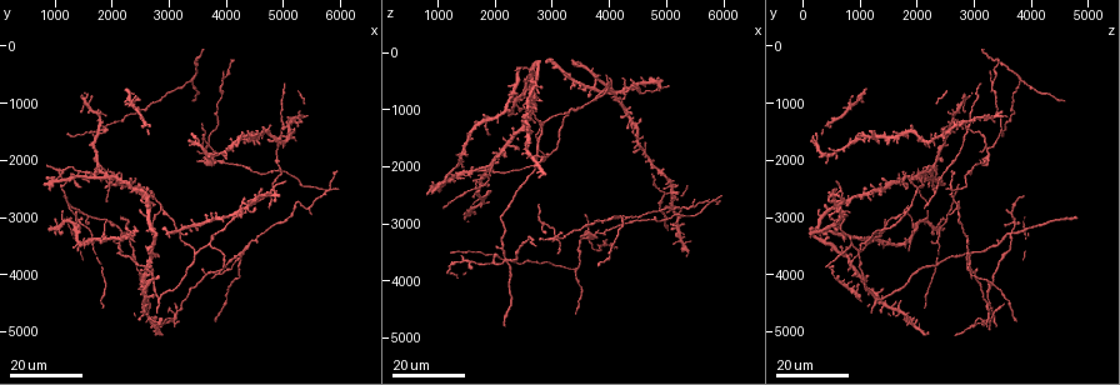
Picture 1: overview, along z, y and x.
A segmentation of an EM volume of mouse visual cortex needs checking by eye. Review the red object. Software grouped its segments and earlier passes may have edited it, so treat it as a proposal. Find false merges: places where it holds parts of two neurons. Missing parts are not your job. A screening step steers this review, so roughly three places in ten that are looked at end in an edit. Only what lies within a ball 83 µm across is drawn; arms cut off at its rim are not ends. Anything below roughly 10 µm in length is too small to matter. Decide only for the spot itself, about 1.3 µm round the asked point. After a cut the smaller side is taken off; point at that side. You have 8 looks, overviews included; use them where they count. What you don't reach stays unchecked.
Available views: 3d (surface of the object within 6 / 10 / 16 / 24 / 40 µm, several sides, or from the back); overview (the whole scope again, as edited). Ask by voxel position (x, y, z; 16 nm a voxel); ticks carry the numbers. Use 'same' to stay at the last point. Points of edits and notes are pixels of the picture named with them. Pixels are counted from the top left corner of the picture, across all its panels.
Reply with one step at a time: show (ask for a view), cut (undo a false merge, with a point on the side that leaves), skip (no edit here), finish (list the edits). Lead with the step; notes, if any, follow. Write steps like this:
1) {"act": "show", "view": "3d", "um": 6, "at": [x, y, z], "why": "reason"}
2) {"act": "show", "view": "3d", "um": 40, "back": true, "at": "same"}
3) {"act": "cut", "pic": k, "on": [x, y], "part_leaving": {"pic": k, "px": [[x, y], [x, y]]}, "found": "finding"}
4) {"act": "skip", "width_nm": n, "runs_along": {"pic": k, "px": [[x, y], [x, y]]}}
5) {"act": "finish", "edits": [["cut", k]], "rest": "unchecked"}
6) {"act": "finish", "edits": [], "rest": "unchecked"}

{"act": "show", "view": "3d", "um": 24, "at": [2600, 3800, 800], "why": "four or more arms meet"}

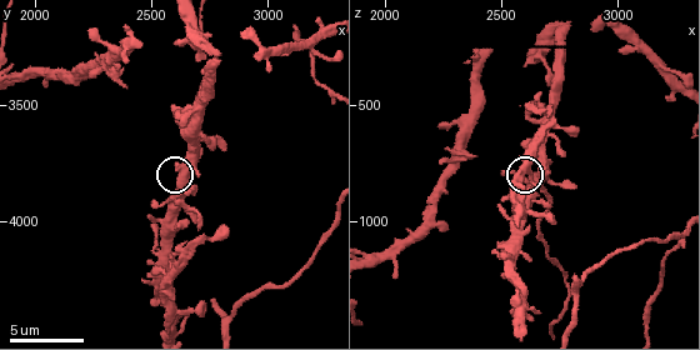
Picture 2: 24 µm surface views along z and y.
{"act": "show", "view": "3d", "um": 6, "at": "same"}

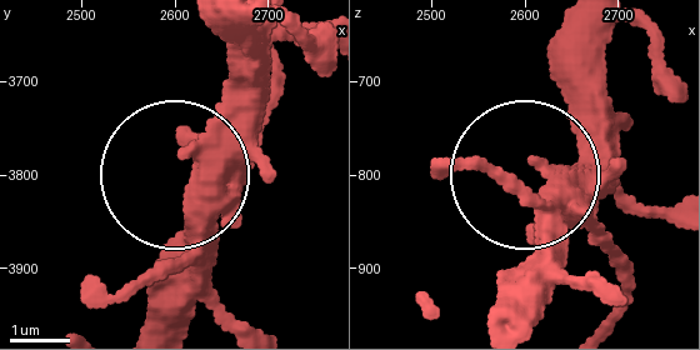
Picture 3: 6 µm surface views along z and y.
{"act": "cut", "pic": 3, "on": [610, 249], "found": "a second neuron is stuck on"}

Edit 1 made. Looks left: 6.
{"act": "show", "view": "3d", "um": 16, "at": [3450, 3650, 1000], "why": "three-way junction"}

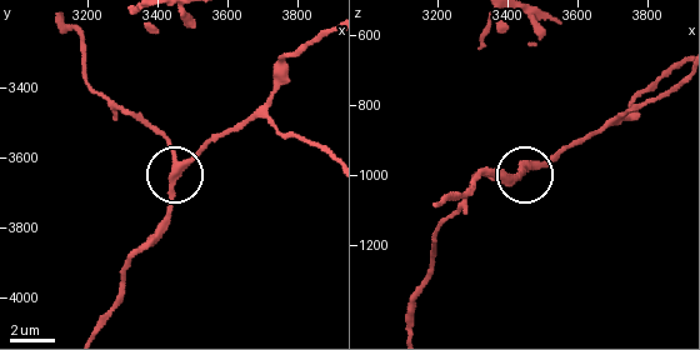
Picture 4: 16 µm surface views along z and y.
{"act": "show", "view": "3d", "um": 10, "at": [3460, 3620, 980]}

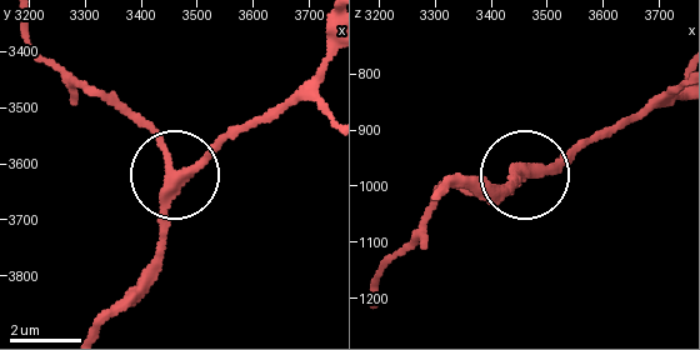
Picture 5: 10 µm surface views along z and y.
{"act": "skip", "width_nm": 290, "runs_along": {"pic": 5, "px": [[100, 321], [149, 268], [166, 186], [231, 128]]}, "found": "all the same neuron"}

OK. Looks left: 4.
{"act": "show", "view": "3d", "um": 24, "at": [2200, 3300, 3650], "why": "looks like a crossing"}

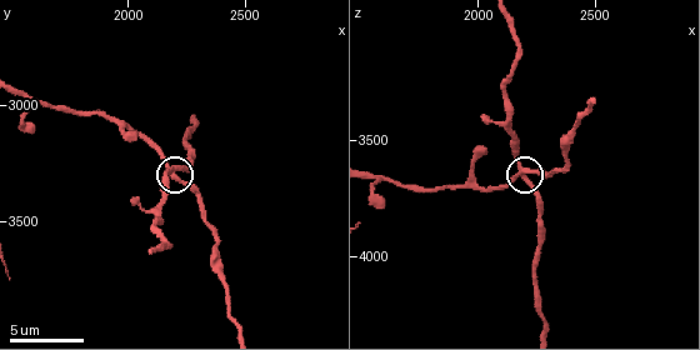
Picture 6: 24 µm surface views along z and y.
{"act": "show", "view": "3d", "um": 6, "at": [2190, 3280, 3640]}

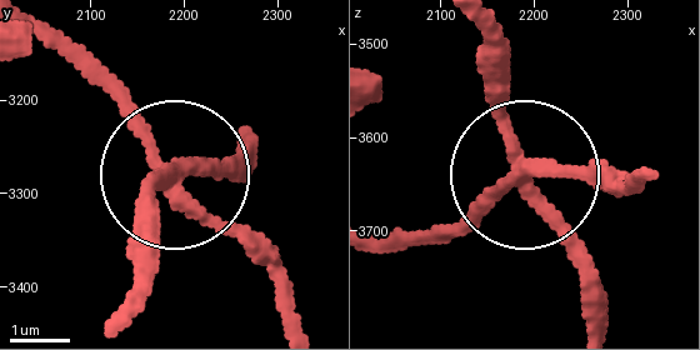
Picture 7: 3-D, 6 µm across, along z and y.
{"act": "cut", "pic": 7, "on": [240, 233], "arms": 4, "part_leaving": {"pic": 7, "px": [[166, 184], [266, 274], [291, 319]]}, "found": "a second neuron is stuck on"}

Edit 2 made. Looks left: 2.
{"act": "show", "view": "3d", "um": 24, "at": [4950, 1500, 2850], "why": "side arm on a straight run"}

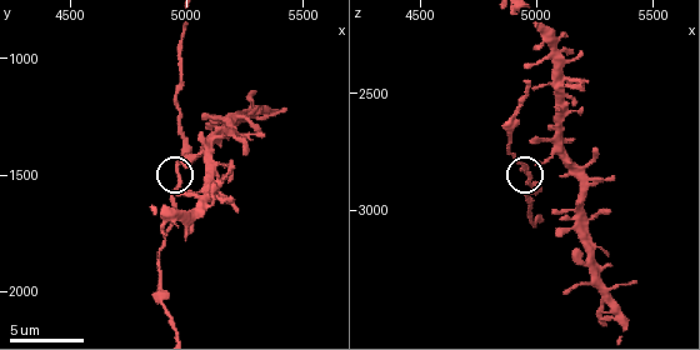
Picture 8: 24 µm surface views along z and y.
{"act": "show", "view": "3d", "um": 10, "at": [4970, 1490, 2890]}

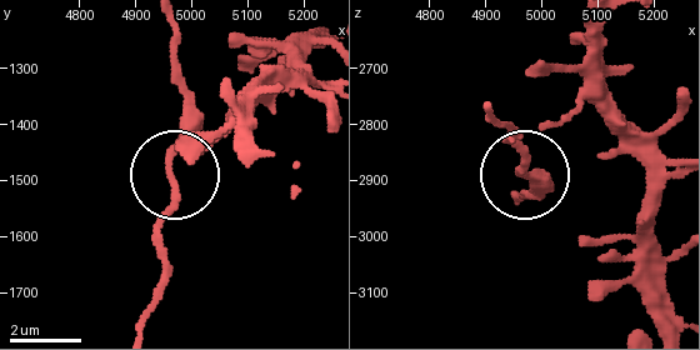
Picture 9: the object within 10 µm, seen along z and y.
{"act": "skip", "side_arm_um": 16, "found": "all the same neuron"}

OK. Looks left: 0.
{"act": "finish", "edits": [["cut", 3], ["cut", 7]], "rest": "unchecked"}

